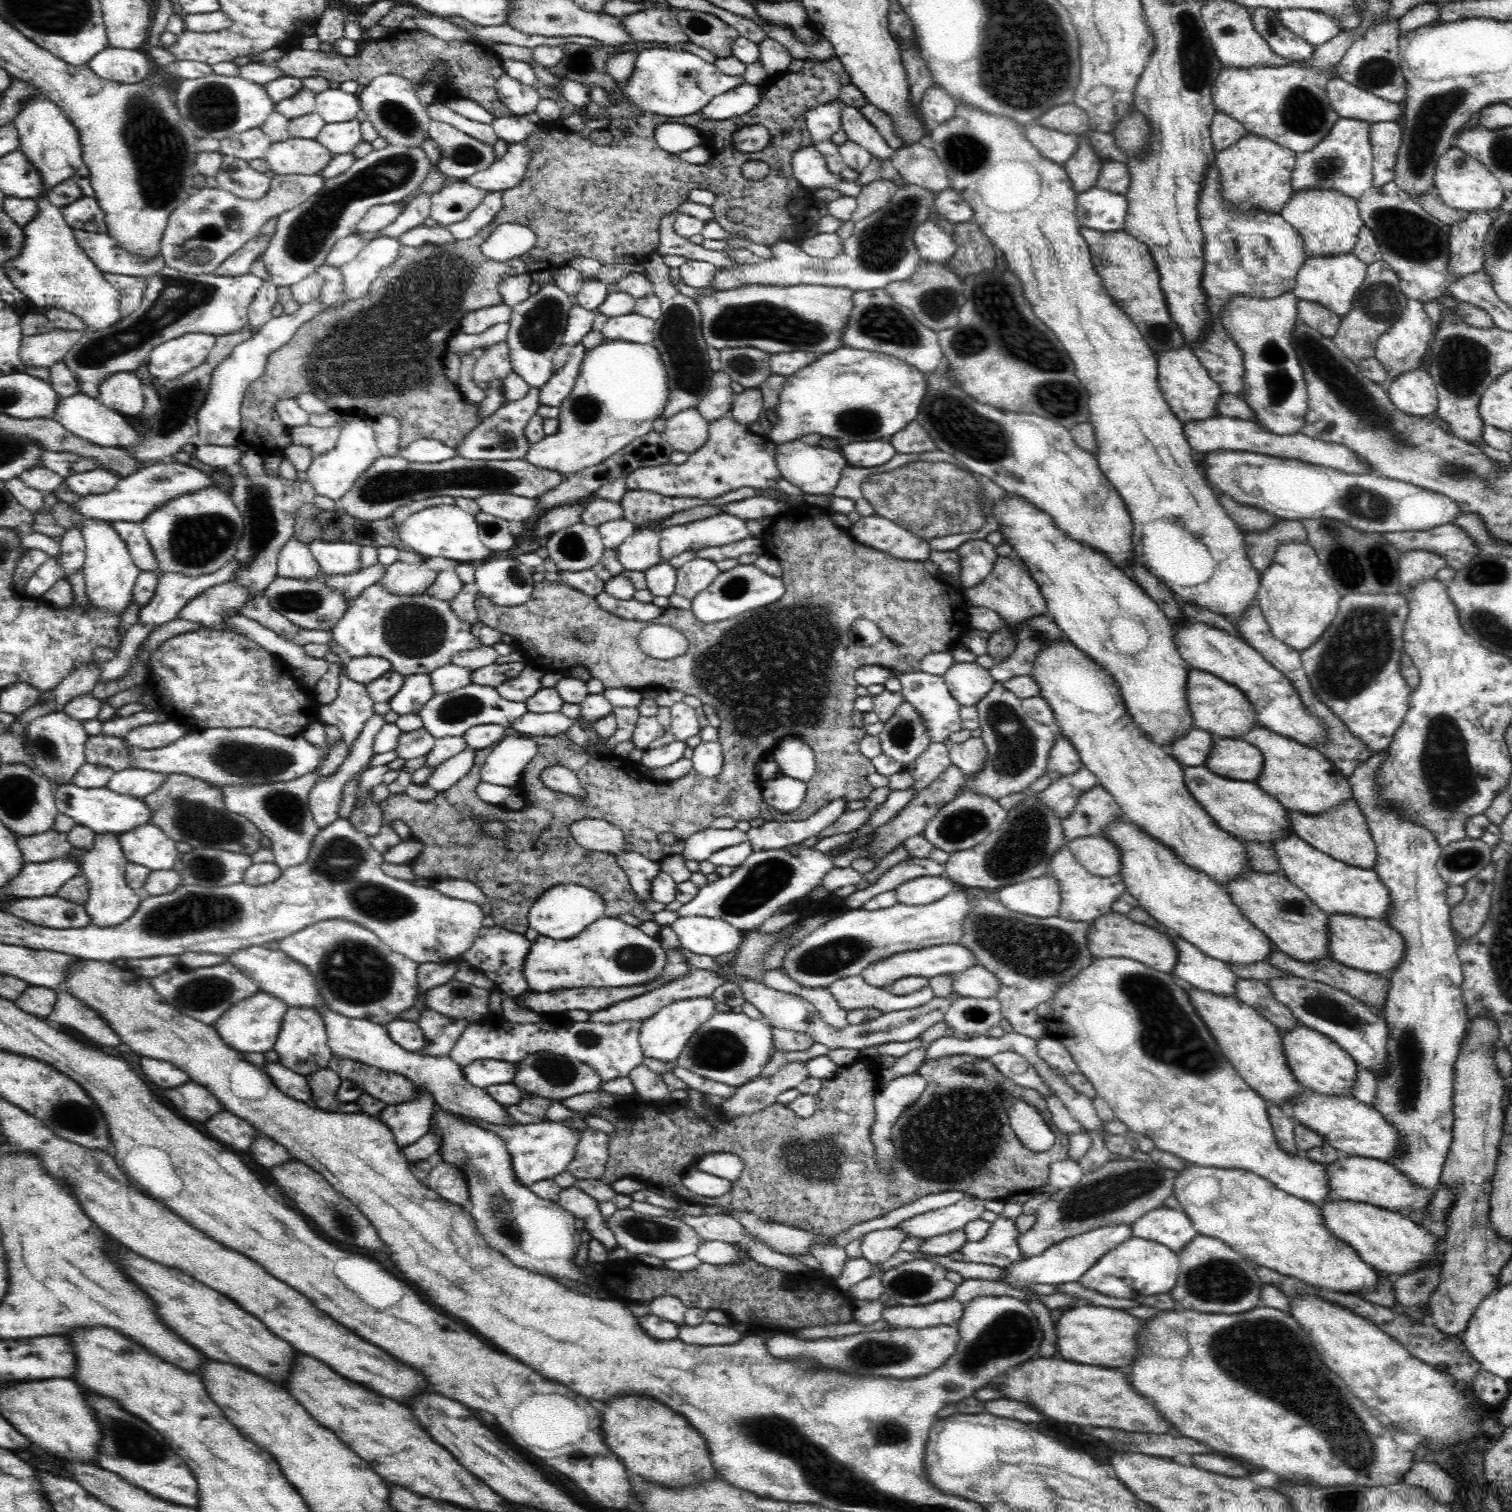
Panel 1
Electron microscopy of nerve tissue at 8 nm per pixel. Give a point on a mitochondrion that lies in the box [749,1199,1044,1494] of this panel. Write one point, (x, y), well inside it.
(1011, 1332)

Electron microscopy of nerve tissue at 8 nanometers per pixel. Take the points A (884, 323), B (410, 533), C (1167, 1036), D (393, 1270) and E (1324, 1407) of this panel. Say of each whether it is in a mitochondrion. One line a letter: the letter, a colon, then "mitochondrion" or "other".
A: mitochondrion
B: other
C: mitochondrion
D: other
E: mitochondrion

